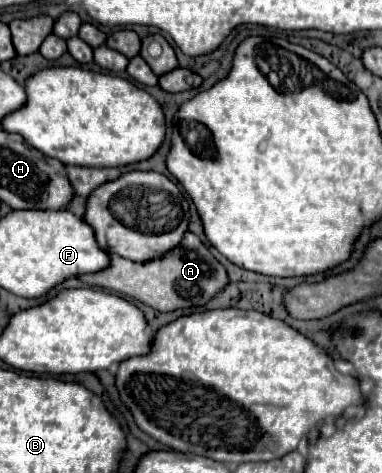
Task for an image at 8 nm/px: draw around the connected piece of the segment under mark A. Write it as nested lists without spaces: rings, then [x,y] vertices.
[[[187,232],[183,242],[175,250],[167,252],[165,258],[161,260],[139,264],[111,254],[111,262],[113,264],[107,270],[95,274],[83,274],[79,276],[79,280],[91,286],[101,286],[109,292],[125,294],[161,312],[173,312],[181,308],[201,308],[219,292],[223,292],[223,288],[229,284],[225,266],[209,252],[209,248],[201,242],[201,238],[191,232]]]

